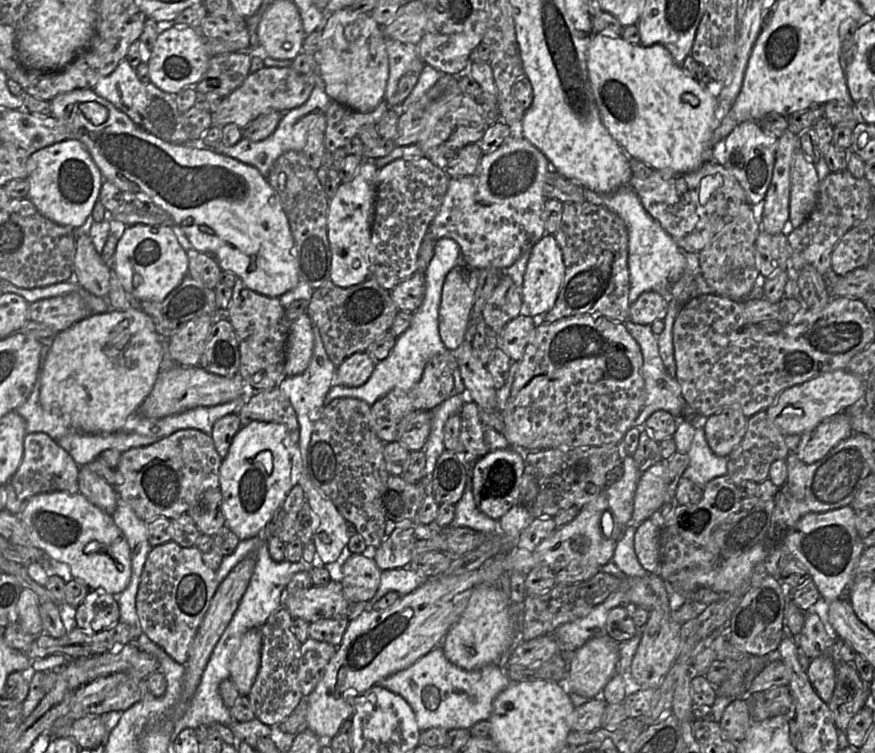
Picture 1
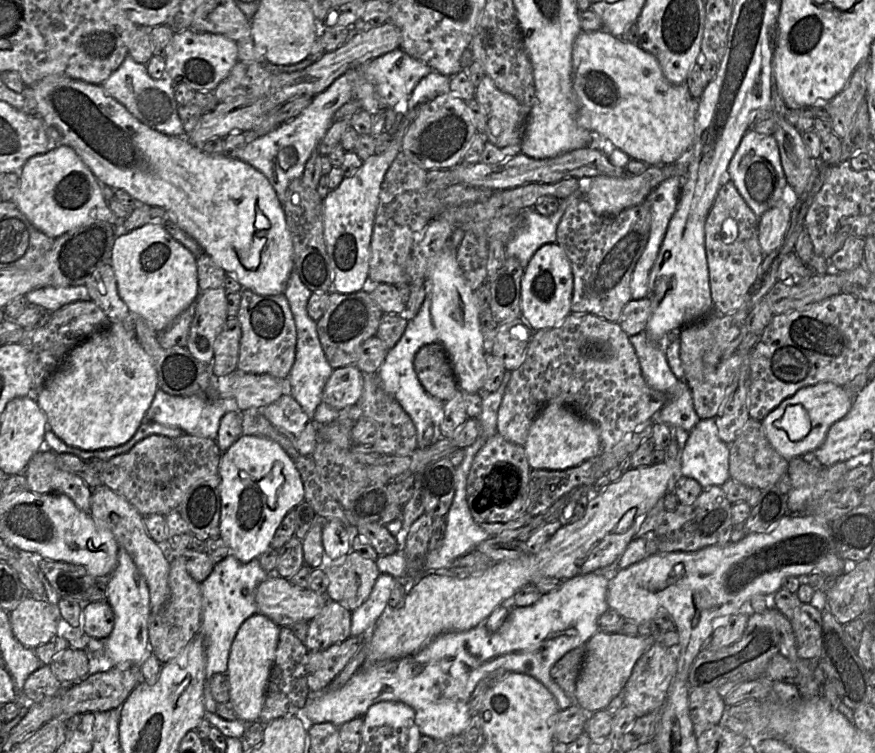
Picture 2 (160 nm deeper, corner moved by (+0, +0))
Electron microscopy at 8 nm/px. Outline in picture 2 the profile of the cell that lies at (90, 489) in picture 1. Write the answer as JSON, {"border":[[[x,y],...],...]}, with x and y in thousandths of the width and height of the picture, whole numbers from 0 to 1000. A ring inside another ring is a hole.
{"border":[[[114,644],[105,651],[102,681],[107,691],[120,703],[126,704],[136,726],[141,726],[166,768],[174,814],[179,814],[194,790],[193,758],[194,738],[187,724],[178,721],[169,709],[163,685],[136,655]]]}

